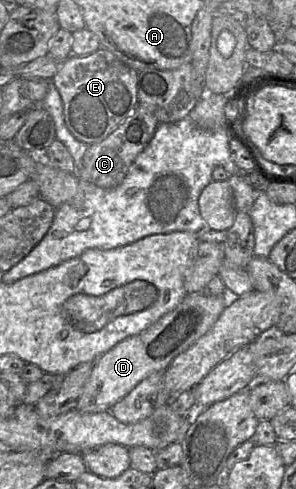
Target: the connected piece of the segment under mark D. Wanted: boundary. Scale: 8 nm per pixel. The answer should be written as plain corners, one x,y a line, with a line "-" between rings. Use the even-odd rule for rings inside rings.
187,293
174,310
140,333
127,337
96,360
75,410
82,413
110,411
143,379
155,372
165,371
175,357
184,353
212,328
225,308
223,296

